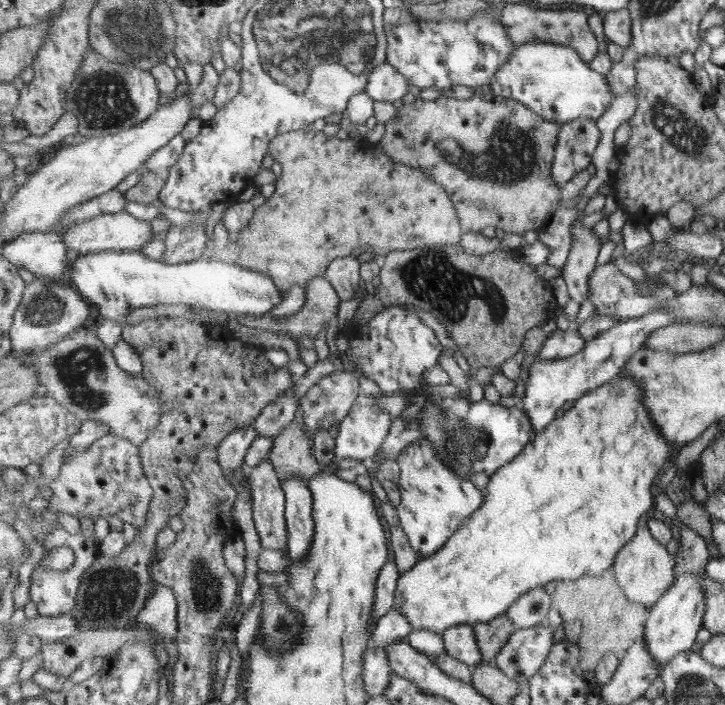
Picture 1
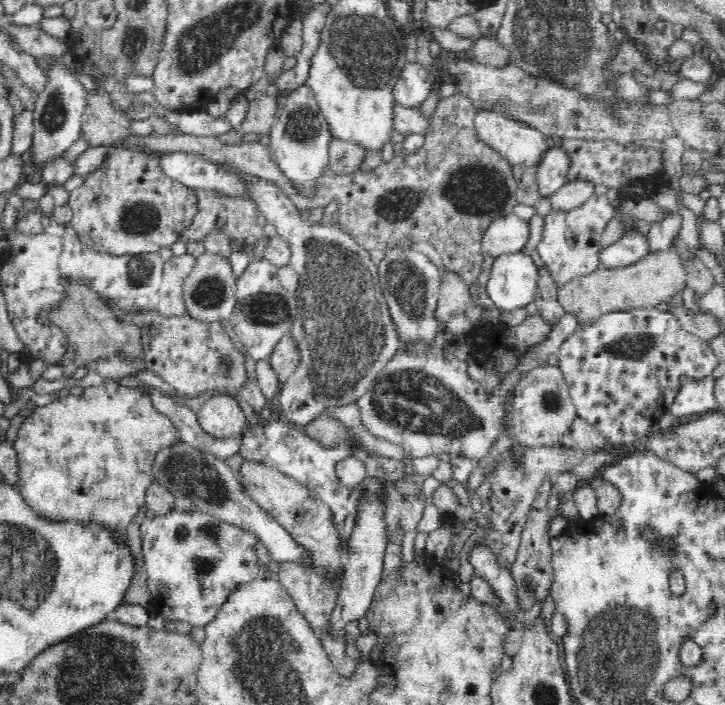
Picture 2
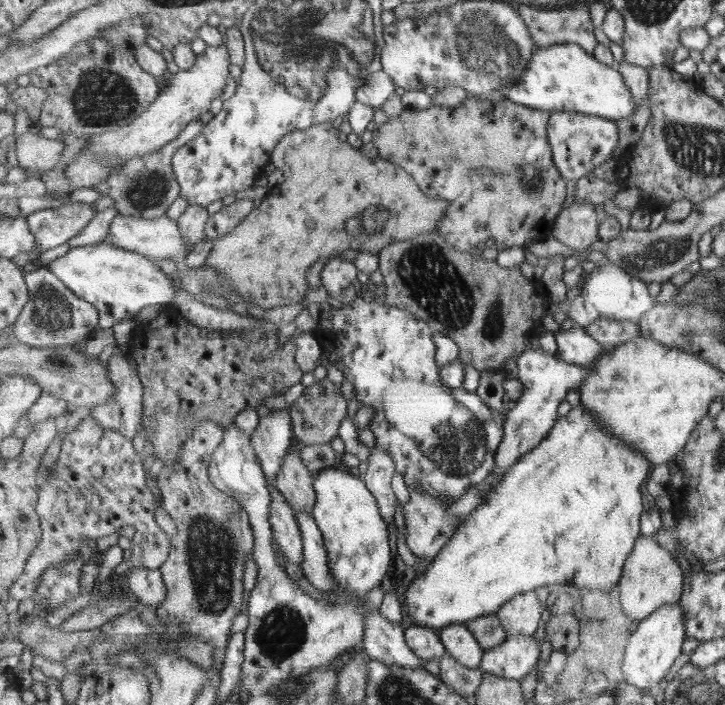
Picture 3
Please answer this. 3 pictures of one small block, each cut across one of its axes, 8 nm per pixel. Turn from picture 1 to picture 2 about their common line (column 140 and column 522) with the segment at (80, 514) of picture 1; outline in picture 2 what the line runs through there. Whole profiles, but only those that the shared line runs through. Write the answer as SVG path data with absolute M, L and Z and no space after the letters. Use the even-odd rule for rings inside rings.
M620 445L610 446L599 452L581 452L581 450L572 450L564 446L562 448L523 447L520 456L514 455L513 450L508 450L505 453L499 453L494 458L491 457L488 465L483 468L483 479L479 482L480 486L474 491L480 497L482 504L481 512L488 516L489 526L481 543L477 543L476 541L473 548L476 548L478 545L490 545L492 551L494 551L494 555L496 555L496 559L498 559L498 563L504 568L509 569L515 561L522 530L528 520L528 516L530 516L530 512L532 512L534 502L541 496L542 486L546 480L552 481L559 474L562 474L562 472L572 472L578 479L595 477L602 471L604 466L608 466L616 459L624 456L631 448L632 446L630 445Z

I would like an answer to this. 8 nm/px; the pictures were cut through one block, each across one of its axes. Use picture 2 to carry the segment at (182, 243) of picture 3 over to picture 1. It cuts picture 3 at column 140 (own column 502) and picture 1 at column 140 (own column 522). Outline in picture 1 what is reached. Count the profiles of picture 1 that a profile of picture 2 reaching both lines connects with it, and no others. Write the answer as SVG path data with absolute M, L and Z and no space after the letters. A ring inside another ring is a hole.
M119 212L113 214L103 214L91 220L83 220L79 224L71 225L67 234L63 236L64 244L77 251L78 255L87 255L92 253L101 253L108 251L141 251L145 244L149 244L155 236L153 235L153 226L147 220L139 220L131 216L129 212Z

